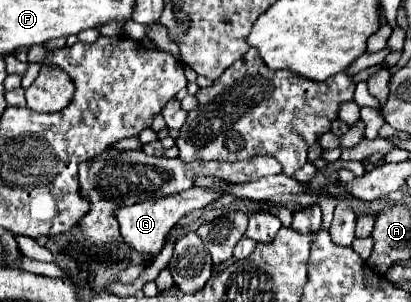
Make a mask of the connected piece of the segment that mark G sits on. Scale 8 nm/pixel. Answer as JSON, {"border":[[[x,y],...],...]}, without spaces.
{"border":[[[191,186],[191,188],[183,190],[183,192],[177,192],[175,196],[165,196],[165,198],[159,198],[159,200],[147,200],[147,202],[139,202],[139,204],[133,204],[133,206],[127,206],[127,208],[119,208],[115,212],[115,218],[117,218],[119,226],[121,226],[121,234],[123,234],[125,242],[133,250],[137,250],[139,254],[155,258],[161,252],[169,230],[177,224],[177,220],[183,214],[187,214],[187,212],[191,212],[195,208],[203,208],[203,206],[215,202],[219,196],[221,196],[219,190]]]}

